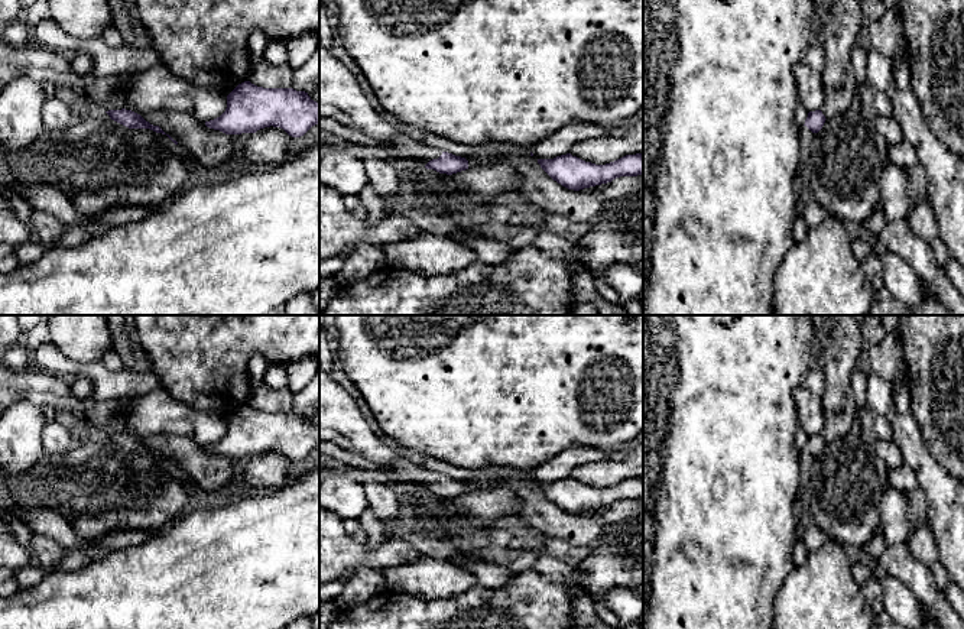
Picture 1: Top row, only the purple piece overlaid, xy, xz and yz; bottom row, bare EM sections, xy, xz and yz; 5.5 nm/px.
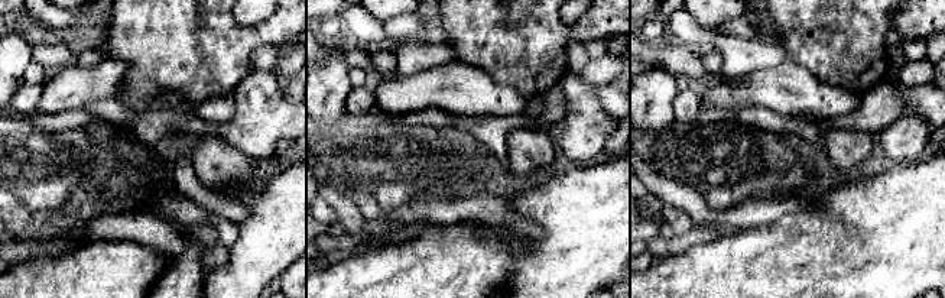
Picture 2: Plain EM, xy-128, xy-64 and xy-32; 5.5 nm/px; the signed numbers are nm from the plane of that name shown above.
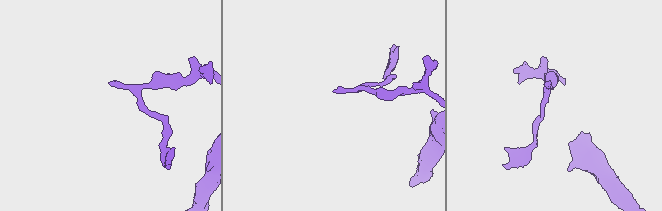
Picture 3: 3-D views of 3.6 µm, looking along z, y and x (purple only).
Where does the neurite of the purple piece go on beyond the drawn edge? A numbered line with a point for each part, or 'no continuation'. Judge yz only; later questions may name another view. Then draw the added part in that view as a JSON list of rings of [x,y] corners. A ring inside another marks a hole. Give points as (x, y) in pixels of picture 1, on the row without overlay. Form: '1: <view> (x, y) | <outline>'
no continuation

